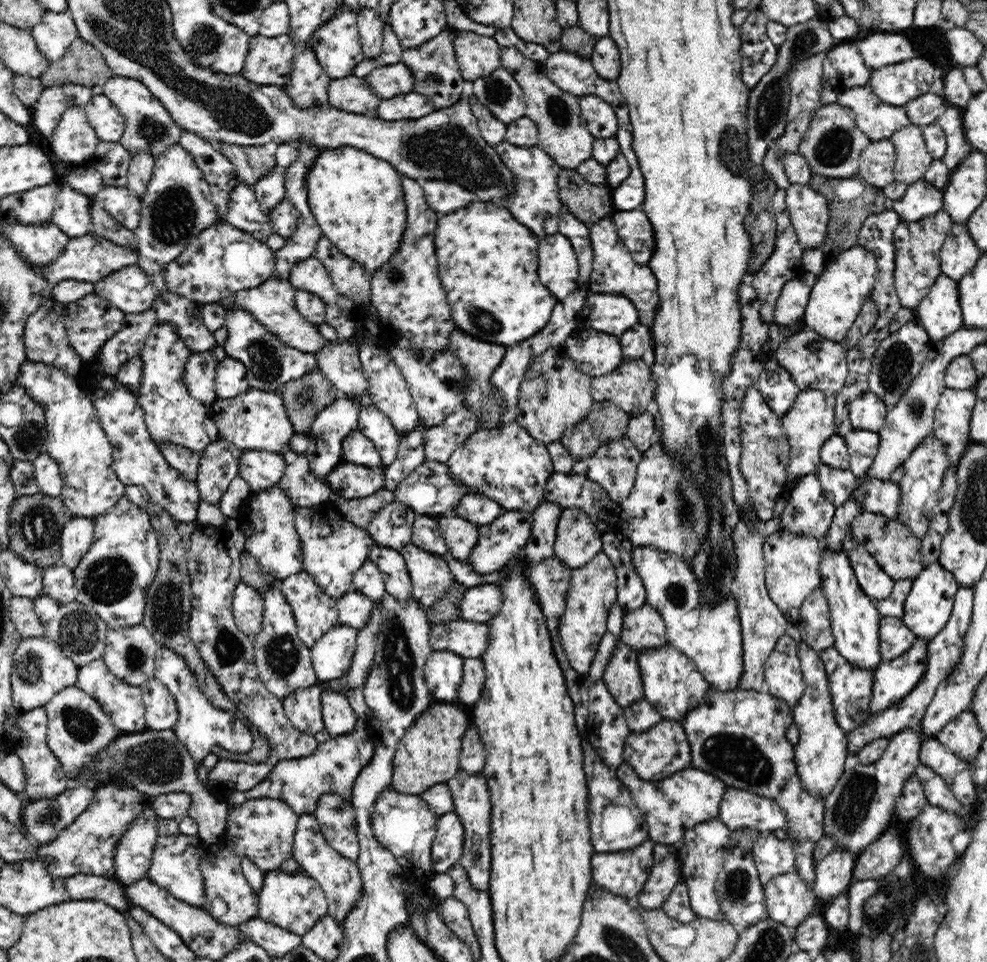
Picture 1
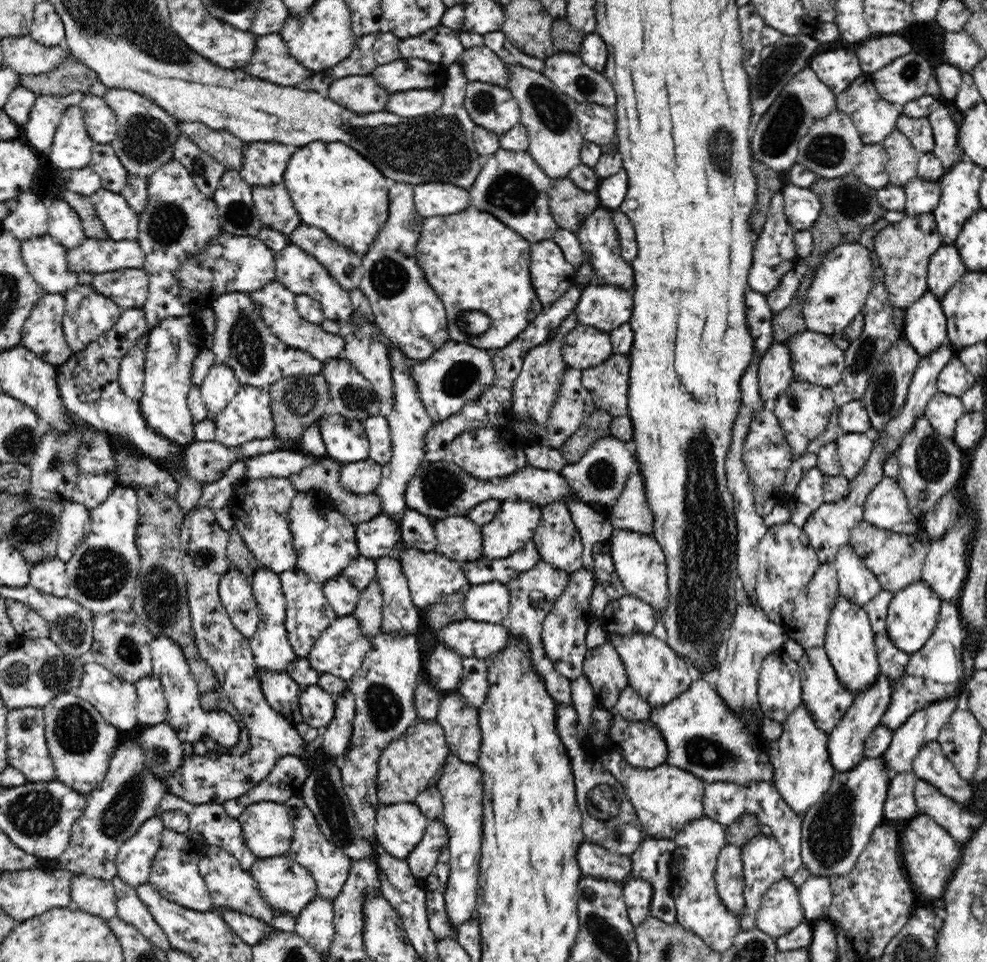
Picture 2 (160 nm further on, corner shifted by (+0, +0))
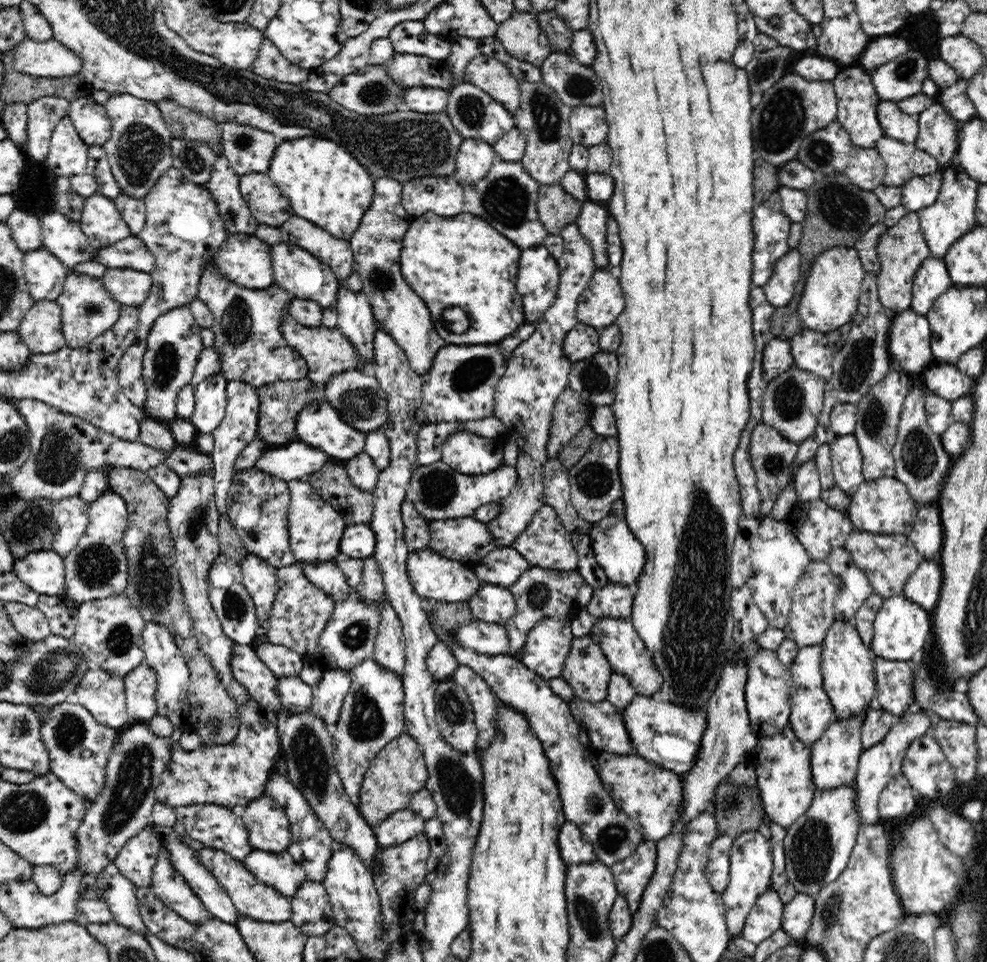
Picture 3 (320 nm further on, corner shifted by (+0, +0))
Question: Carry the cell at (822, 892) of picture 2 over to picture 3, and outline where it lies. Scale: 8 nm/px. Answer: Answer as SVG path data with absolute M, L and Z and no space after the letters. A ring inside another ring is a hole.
M797 894L784 905L780 929L792 939L792 942L800 944L810 926L812 914L814 914L814 897Z

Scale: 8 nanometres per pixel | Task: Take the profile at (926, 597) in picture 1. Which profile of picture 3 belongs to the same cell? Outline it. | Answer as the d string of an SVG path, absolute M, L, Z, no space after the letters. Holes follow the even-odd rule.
M902 594L885 599L882 606L879 606L873 622L874 634L869 648L872 657L880 657L891 661L910 660L919 650L925 650L930 632L931 611L922 609Z

